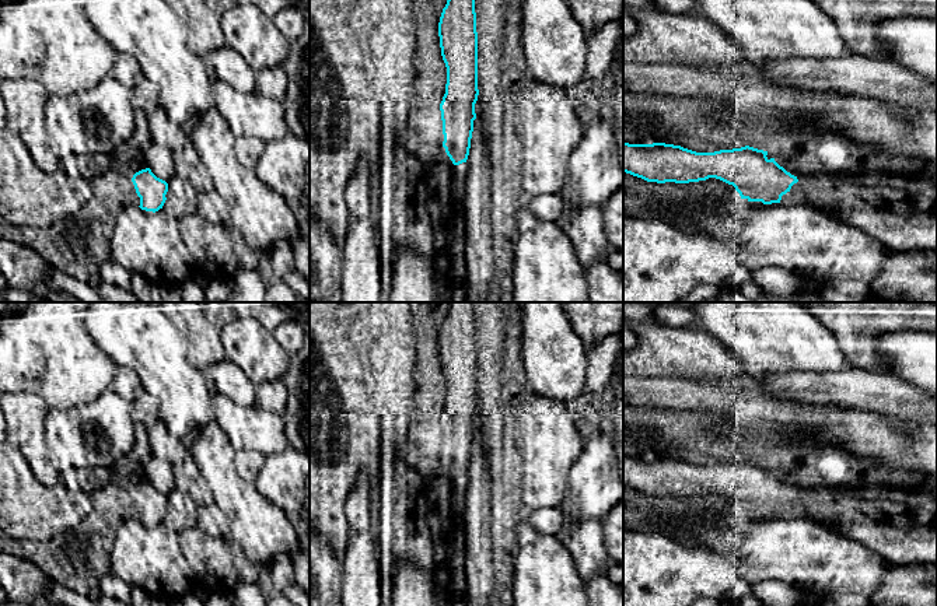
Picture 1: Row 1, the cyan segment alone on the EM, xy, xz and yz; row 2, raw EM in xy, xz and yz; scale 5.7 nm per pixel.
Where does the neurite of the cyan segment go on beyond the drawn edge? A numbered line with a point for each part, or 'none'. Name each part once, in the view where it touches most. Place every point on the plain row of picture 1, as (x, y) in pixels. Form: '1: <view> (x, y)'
1: yz (890, 525)

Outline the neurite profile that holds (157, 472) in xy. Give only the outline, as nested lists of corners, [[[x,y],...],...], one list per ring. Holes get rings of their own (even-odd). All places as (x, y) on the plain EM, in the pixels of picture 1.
[[[151,458],[140,467],[140,474],[146,477],[157,491],[165,495],[174,490],[174,476],[167,460]]]

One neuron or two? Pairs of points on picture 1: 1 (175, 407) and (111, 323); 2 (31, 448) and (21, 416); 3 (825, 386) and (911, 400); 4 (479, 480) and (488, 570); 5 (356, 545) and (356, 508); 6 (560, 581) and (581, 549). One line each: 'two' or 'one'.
1: one
2: one
3: one
4: one
5: one
6: two

